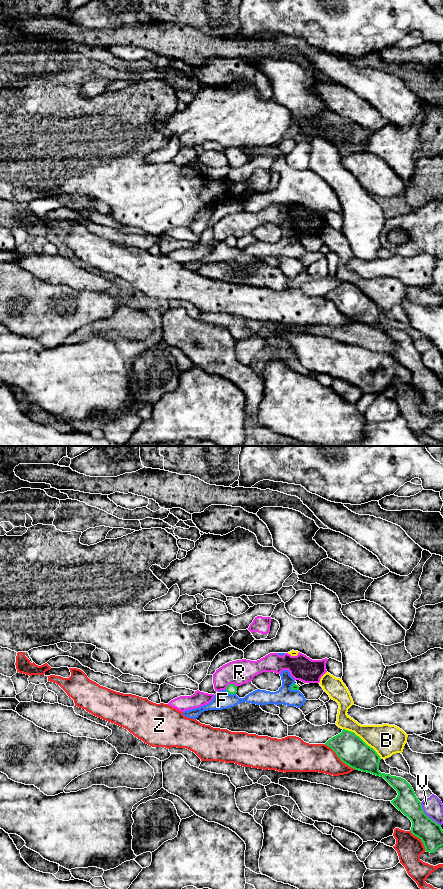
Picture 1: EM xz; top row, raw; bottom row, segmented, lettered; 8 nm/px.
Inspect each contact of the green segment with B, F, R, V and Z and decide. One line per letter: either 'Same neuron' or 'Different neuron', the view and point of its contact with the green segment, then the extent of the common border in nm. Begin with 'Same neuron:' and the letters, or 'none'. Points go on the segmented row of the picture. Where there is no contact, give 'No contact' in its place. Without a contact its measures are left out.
Same neuron: none
B: Different neuron. Touches green at xz (362, 740). Shared border 400 nm
F: Different neuron. Touches green at xz (230, 693). Shared border 90 nm
R: Different neuron. Touches green at xz (230, 684). Shared border 110 nm
V: Different neuron. Touches green at xz (426, 815). Shared border 260 nm
Z: Different neuron. Touches green at xz (339, 758). Shared border 320 nm

